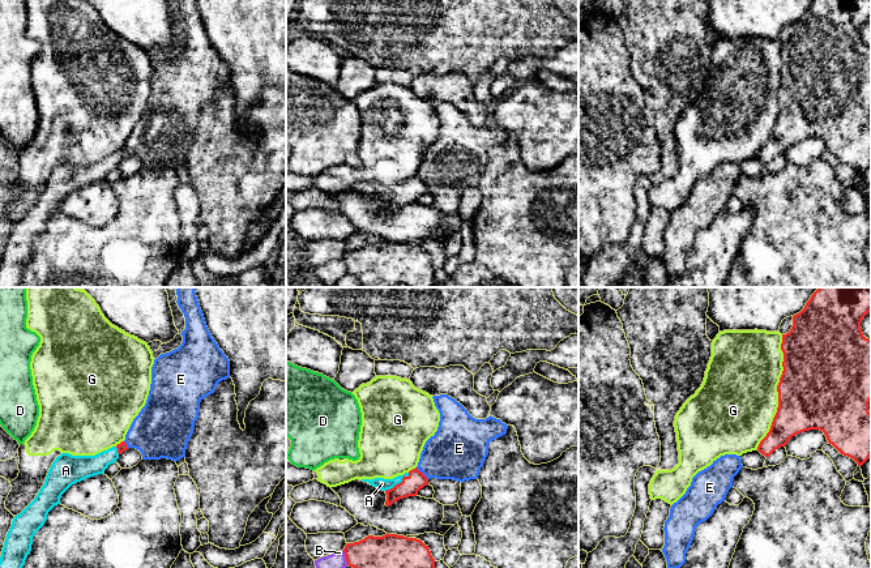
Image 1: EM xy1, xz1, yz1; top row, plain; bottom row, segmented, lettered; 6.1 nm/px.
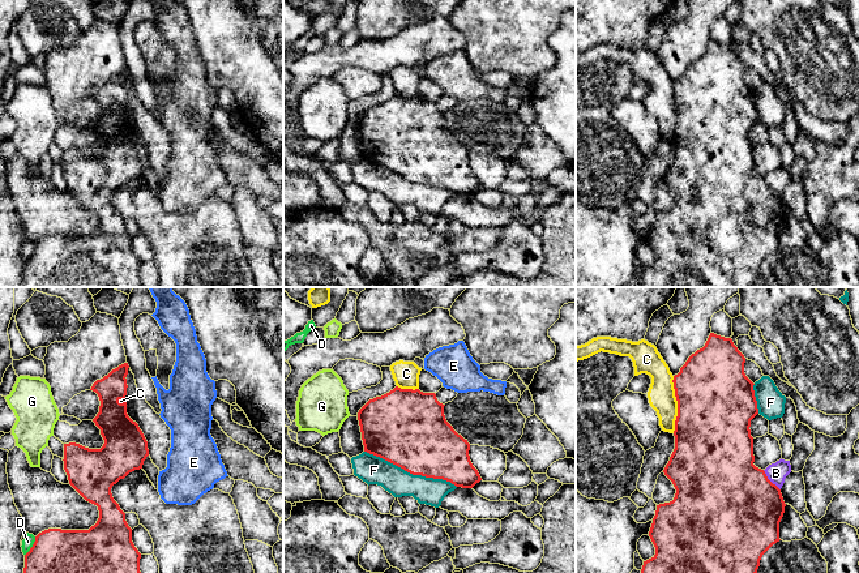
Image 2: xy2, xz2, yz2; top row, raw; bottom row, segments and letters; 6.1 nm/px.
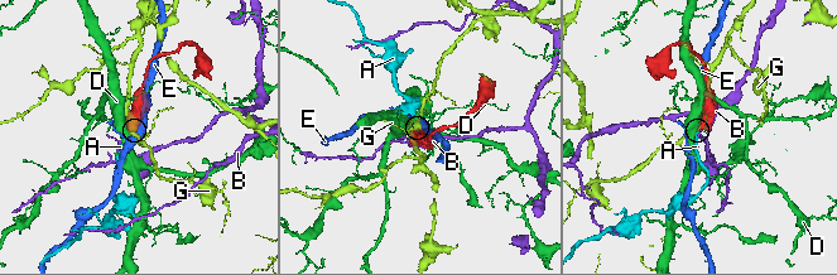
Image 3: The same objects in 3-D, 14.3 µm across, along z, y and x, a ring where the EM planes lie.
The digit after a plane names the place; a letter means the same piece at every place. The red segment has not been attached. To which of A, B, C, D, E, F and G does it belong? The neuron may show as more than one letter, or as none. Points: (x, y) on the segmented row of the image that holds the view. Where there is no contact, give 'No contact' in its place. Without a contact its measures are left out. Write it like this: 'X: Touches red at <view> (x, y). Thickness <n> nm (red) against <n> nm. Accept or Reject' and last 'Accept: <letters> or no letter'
A: Touches red at xz1 (398, 483). Thickness 120 nm (red) against 70 nm. Accept
B: Touches red at yz2 (769, 480). Thickness 500 nm (red) against 120 nm. Reject
C: Touches red at yz2 (678, 405). Thickness 480 nm (red) against 170 nm. Reject
D: Touches red at xy2 (33, 546). Thickness 280 nm (red) against 70 nm. Reject
E: Touches red at xz1 (422, 473). Thickness 120 nm (red) against 340 nm. Reject
F: Touches red at xz2 (410, 473). Thickness 460 nm (red) against 180 nm. Reject
G: Touches red at yz1 (777, 391). Thickness 480 nm (red) against 480 nm. Reject
Accept: A

